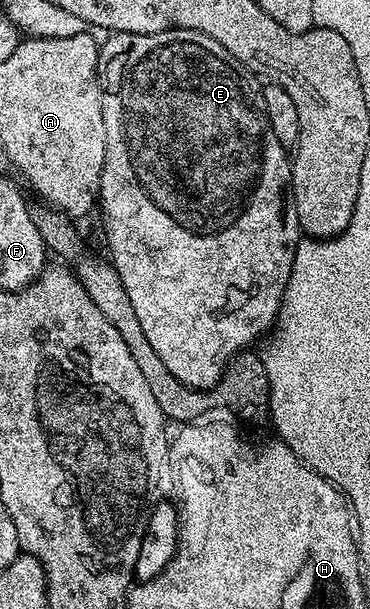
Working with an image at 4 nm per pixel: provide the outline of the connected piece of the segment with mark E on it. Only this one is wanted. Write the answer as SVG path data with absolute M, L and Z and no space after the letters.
M170 28L157 34L112 32L106 38L108 40L102 41L99 50L99 93L107 145L97 204L100 209L103 207L107 248L111 251L109 260L121 278L121 286L125 286L125 294L129 294L129 302L141 322L141 330L145 330L145 339L149 346L153 346L157 358L165 362L165 370L169 370L169 374L173 374L173 378L185 386L210 390L219 383L232 358L238 352L250 349L254 340L262 341L275 327L275 319L279 317L279 307L301 239L295 201L289 195L289 152L281 146L281 142L277 142L277 134L273 134L256 77L213 37L197 30Z

